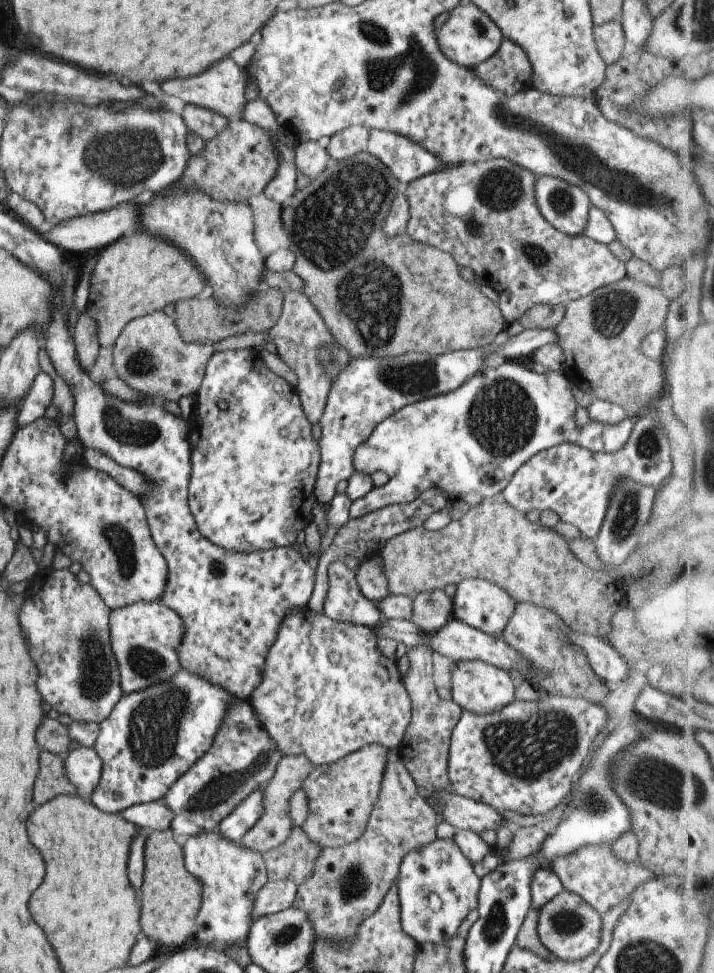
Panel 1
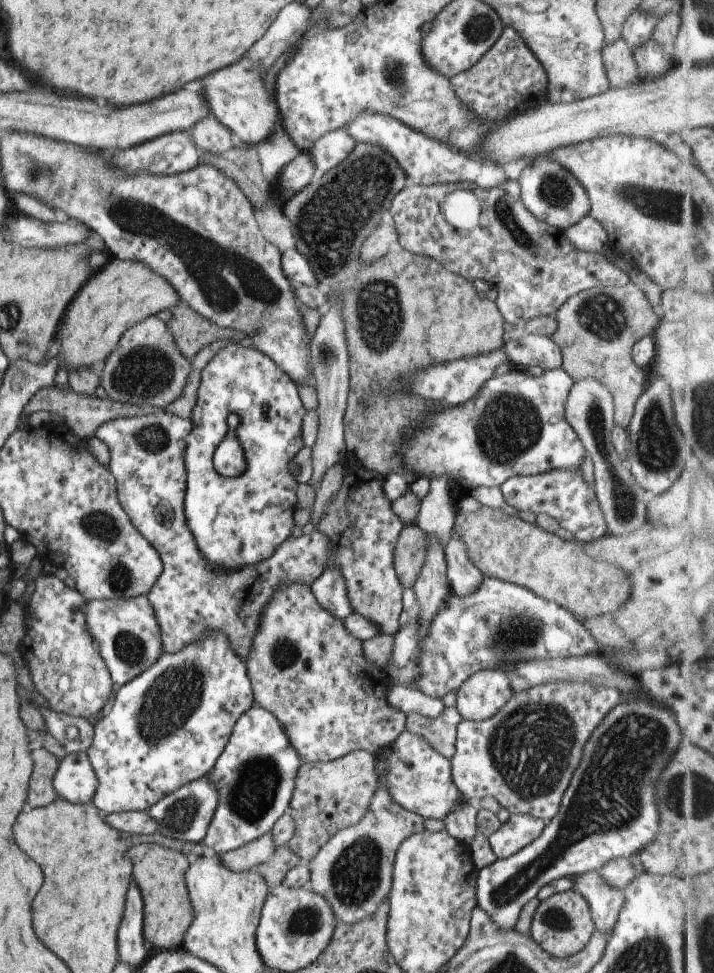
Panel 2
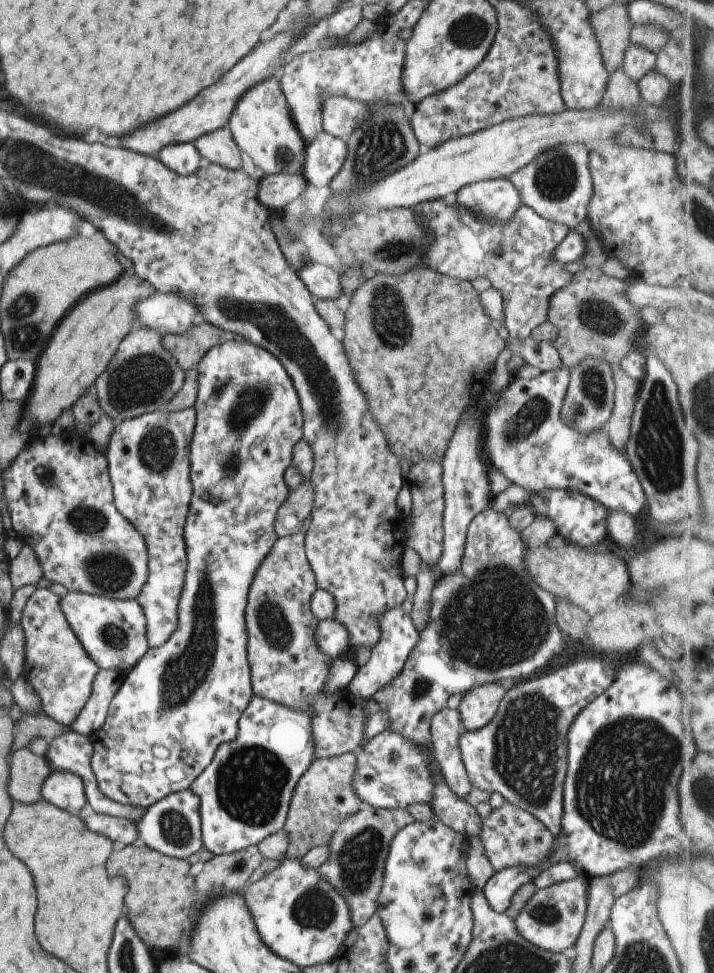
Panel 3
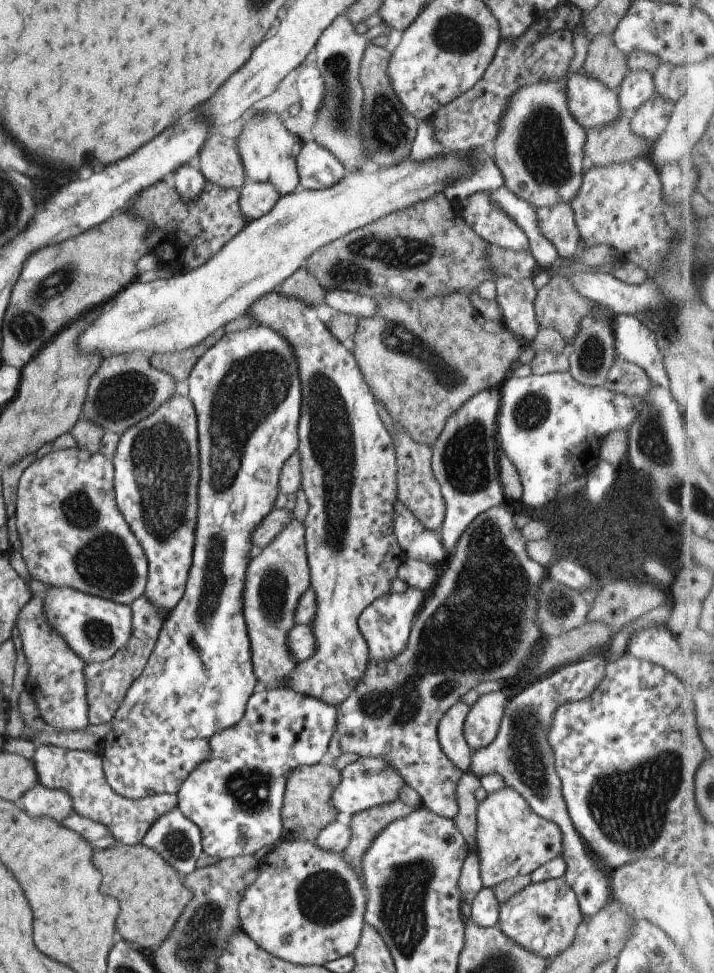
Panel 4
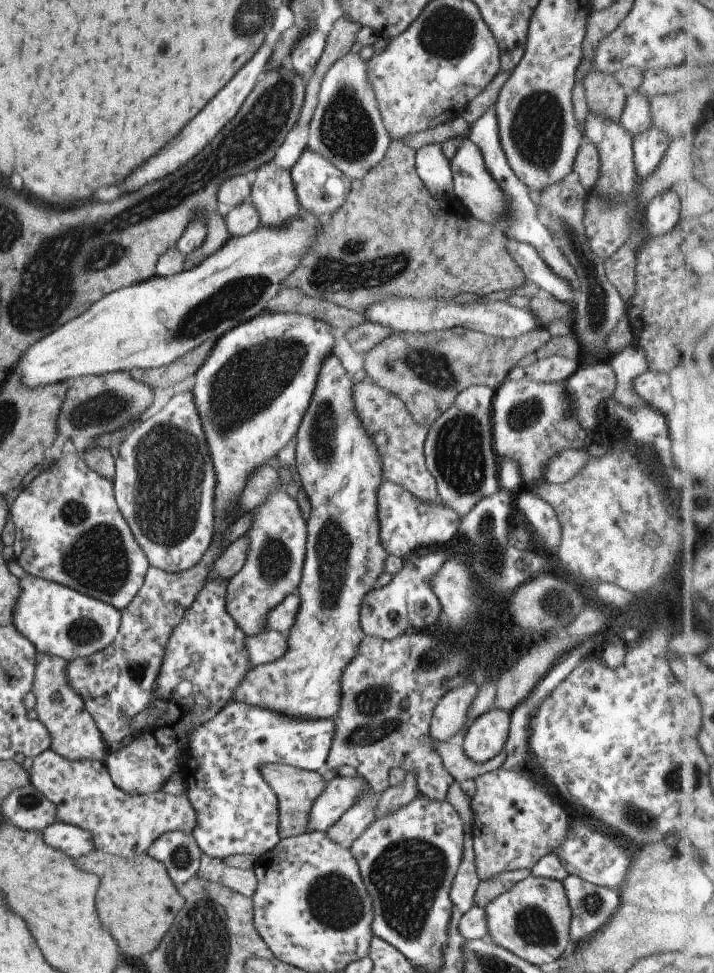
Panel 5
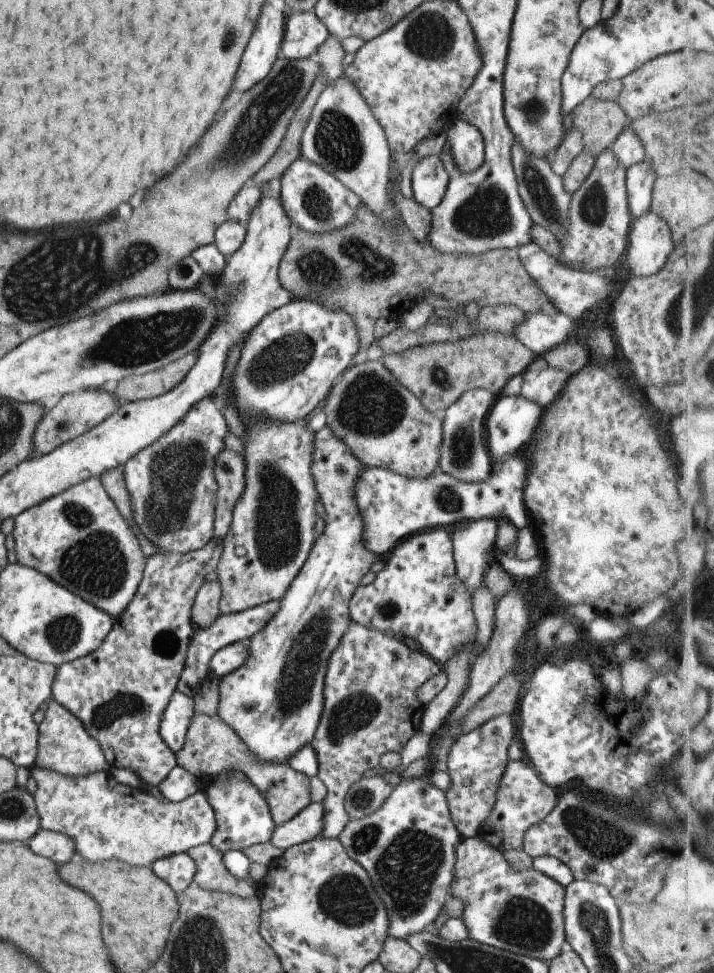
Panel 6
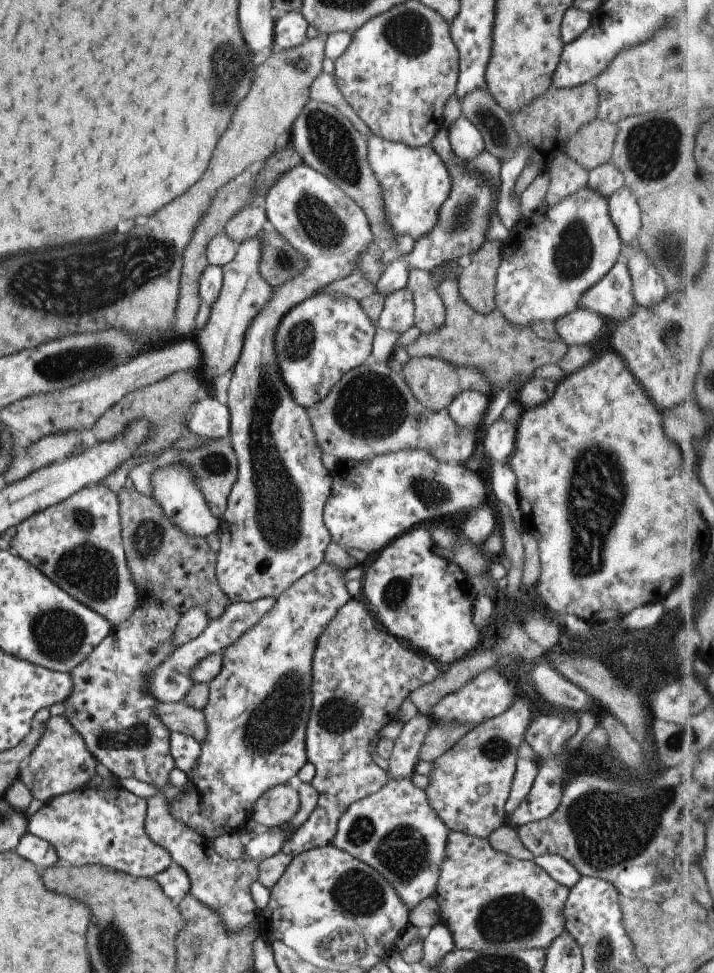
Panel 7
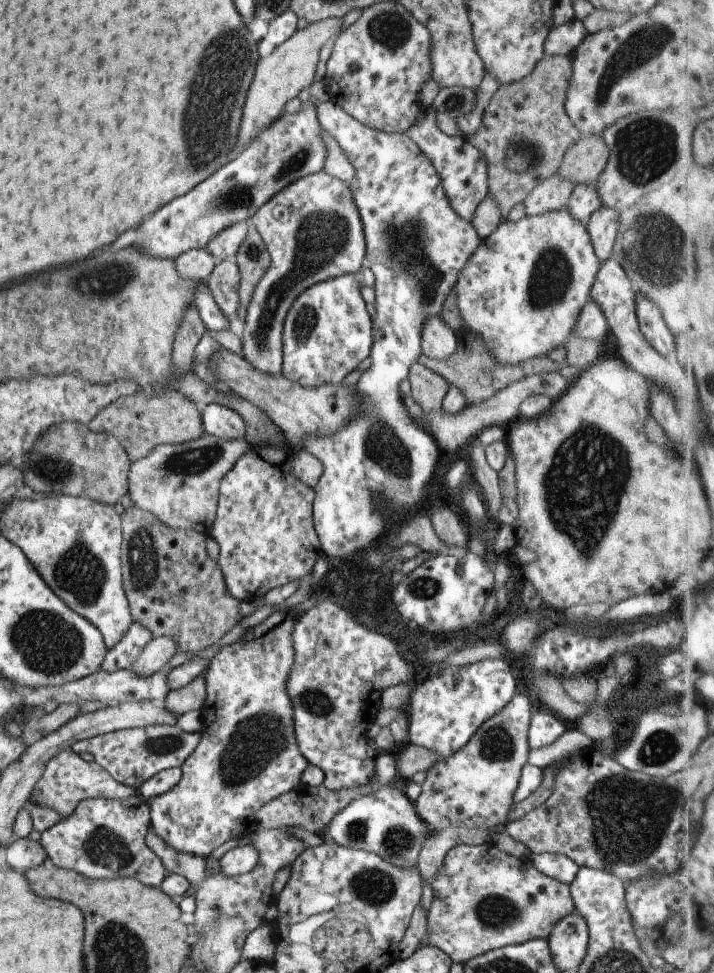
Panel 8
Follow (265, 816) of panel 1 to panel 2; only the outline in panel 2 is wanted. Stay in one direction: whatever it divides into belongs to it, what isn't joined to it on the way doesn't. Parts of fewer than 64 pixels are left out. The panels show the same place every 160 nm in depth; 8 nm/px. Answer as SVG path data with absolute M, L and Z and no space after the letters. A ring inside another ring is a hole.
M269 831L239 848L219 854L219 858L228 869L240 871L267 862L274 850L272 832Z

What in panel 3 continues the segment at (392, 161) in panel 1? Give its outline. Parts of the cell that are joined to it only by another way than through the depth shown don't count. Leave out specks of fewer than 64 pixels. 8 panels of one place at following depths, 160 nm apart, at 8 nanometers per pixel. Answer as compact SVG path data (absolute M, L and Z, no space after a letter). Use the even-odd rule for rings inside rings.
M324 97L321 111L322 130L345 141L369 114L367 103L345 97ZM508 177L472 182L470 185L462 186L454 192L452 200L458 202L459 206L471 211L480 219L491 219L499 222L506 221L521 204L519 193L508 181Z

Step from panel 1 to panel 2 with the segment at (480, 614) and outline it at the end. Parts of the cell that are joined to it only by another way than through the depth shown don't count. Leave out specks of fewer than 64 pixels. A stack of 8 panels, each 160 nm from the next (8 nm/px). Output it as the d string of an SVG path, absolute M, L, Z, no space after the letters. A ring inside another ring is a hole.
M452 530L445 548L444 561L451 593L462 599L480 586L482 574L471 564L465 545Z

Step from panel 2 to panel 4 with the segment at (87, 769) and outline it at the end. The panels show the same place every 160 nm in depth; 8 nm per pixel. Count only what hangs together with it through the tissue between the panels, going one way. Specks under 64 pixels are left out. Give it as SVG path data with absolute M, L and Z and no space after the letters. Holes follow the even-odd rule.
M37 782L15 804L30 817L50 816L60 823L70 812L71 800L66 790L47 788Z

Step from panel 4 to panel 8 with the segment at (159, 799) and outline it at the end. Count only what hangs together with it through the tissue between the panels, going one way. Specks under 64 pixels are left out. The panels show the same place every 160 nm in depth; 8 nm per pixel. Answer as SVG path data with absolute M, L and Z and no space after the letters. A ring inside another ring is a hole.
M136 795L127 801L89 798L79 802L67 818L41 833L39 842L48 863L55 867L65 867L91 880L133 878L142 886L157 888L167 873L145 843L149 827L149 806Z

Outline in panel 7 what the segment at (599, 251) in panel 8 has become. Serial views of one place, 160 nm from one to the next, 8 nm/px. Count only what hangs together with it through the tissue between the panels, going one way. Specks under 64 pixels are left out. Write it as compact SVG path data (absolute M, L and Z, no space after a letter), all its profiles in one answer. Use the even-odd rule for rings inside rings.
M620 187L607 196L607 212L615 224L621 245L627 245L639 234L641 214L637 200L627 188Z

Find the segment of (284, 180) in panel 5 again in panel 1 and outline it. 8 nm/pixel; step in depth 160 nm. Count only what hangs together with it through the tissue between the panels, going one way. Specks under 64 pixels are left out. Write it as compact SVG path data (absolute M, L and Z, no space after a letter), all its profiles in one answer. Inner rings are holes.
M223 58L223 62L215 62L215 66L209 66L205 72L187 78L169 78L165 82L159 82L159 88L166 95L181 99L185 104L207 108L225 120L241 120L241 112L247 104L244 90L248 84L248 74L228 58Z

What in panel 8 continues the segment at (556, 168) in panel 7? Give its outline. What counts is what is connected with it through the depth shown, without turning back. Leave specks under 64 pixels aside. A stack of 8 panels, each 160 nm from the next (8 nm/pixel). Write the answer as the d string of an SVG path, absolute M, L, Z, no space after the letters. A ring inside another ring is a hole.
M556 174L545 178L522 200L525 215L539 216L561 210L565 207L573 188L576 188L573 182L567 182Z

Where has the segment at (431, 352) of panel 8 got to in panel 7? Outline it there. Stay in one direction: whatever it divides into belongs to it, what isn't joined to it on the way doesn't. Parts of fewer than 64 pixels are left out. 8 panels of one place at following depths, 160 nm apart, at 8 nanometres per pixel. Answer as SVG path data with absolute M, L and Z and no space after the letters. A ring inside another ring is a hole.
M424 269L409 270L406 288L413 294L414 326L419 330L419 334L446 330L443 324L448 322L436 286L437 284Z

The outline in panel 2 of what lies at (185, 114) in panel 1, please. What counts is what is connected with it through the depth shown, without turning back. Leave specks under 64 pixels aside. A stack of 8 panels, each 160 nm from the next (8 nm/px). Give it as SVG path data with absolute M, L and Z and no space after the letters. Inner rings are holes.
M211 113L194 122L189 132L199 152L225 153L236 142L228 128L224 127Z

